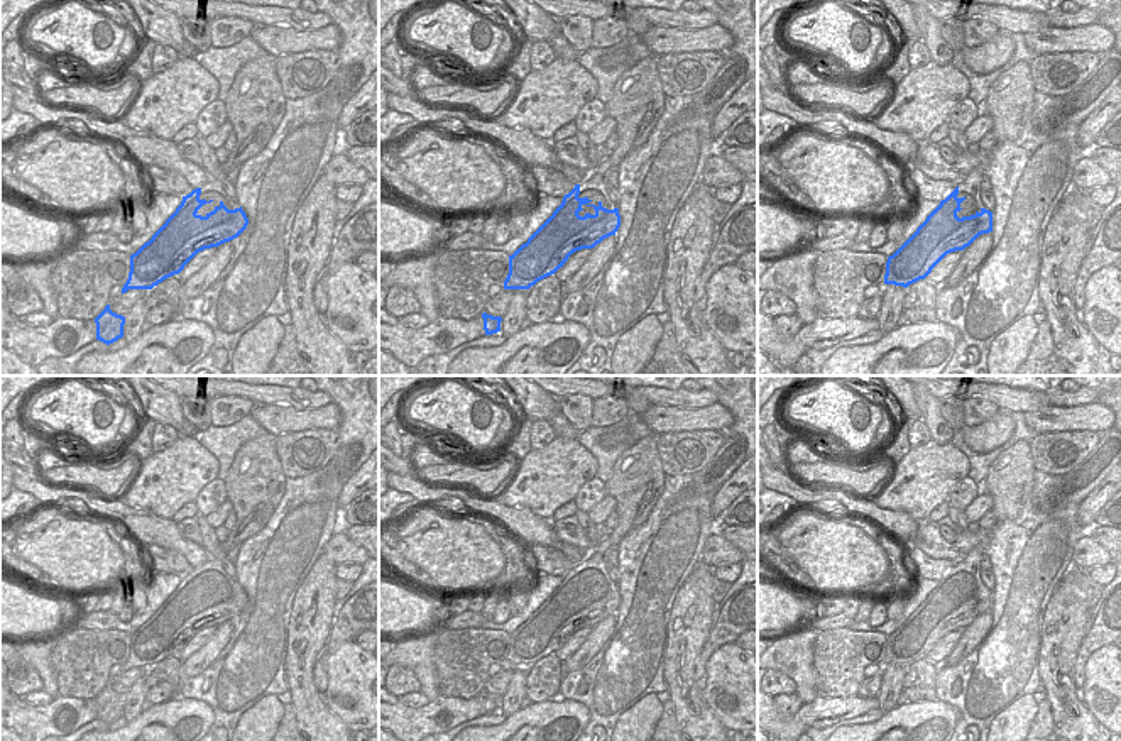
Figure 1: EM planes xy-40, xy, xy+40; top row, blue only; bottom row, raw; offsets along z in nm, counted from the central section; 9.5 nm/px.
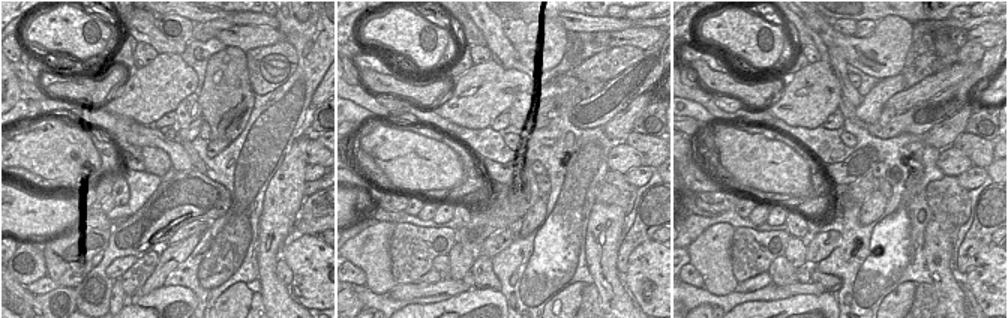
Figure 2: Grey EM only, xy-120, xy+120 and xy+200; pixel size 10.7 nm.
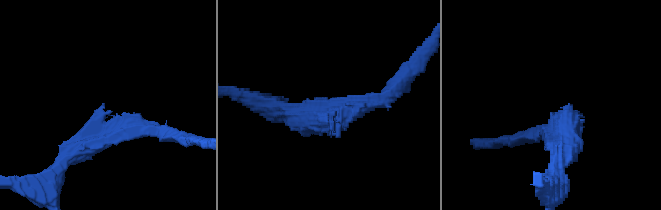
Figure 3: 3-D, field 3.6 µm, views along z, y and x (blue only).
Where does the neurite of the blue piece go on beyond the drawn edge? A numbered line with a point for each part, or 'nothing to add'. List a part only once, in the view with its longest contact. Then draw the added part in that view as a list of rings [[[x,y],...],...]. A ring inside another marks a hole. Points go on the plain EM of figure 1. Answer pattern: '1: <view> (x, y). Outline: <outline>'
nothing to add.

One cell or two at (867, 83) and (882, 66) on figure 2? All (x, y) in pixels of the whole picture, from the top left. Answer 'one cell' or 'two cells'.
two cells

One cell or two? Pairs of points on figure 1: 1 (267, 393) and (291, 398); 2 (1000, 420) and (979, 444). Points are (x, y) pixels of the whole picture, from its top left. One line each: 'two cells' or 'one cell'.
1: one cell
2: one cell

